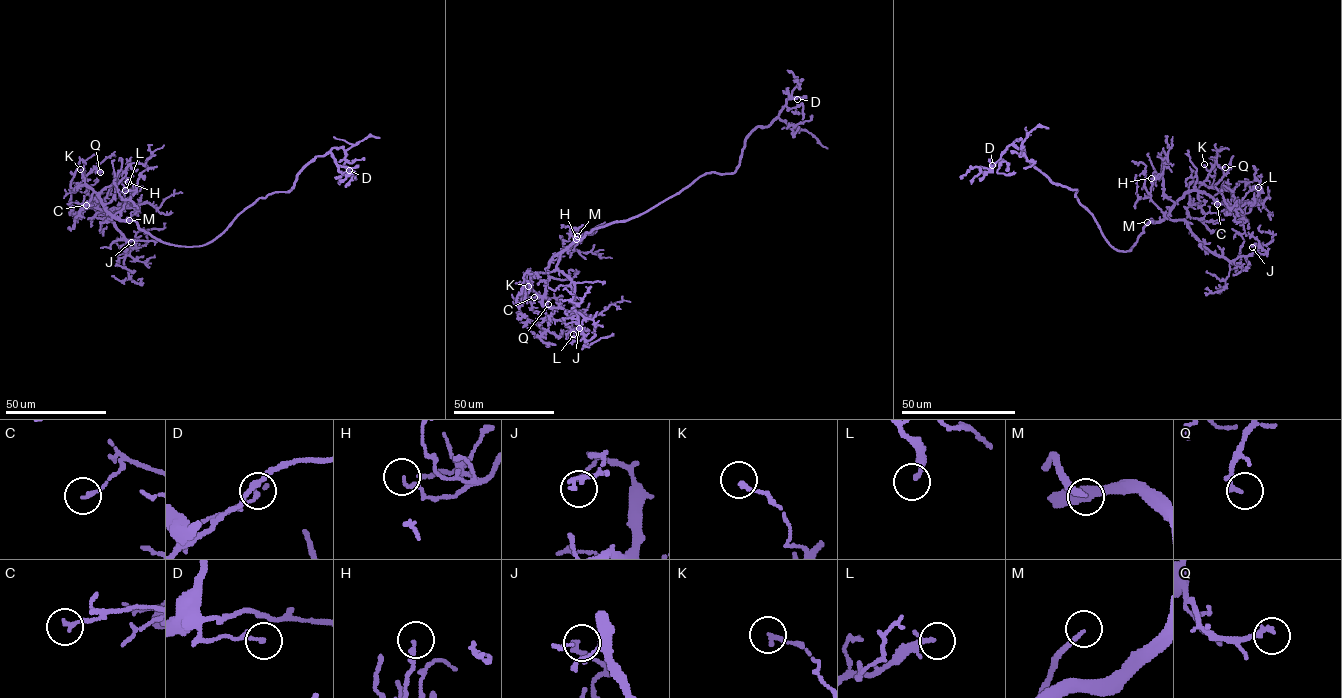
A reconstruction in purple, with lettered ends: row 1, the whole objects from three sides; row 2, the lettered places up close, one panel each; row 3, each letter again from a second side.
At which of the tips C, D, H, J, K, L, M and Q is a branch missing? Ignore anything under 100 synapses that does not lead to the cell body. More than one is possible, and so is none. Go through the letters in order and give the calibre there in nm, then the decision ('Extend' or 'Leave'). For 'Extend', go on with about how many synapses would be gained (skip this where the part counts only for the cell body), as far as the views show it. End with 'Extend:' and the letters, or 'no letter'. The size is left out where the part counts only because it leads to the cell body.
C: Thickness 130 nm. Leave
D: Thickness 150 nm. Leave
H: Thickness 150 nm. Leave
J: Thickness 180 nm. Leave
K: Thickness 140 nm. Leave
L: Thickness 130 nm. Leave
M: Thickness 200 nm. Extend
Q: Thickness 190 nm. Leave
Extend: M

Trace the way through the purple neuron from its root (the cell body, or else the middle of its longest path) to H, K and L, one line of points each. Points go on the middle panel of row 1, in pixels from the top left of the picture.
H: (643, 213), (587, 232), (553, 259), (556, 260), (564, 250), (573, 249), (576, 239)
K: (643, 213), (587, 232), (558, 253), (545, 272), (538, 272), (532, 278), (527, 285), (533, 291), (528, 286)
L: (643, 213), (587, 232), (549, 263), (542, 304), (571, 311), (573, 334)

